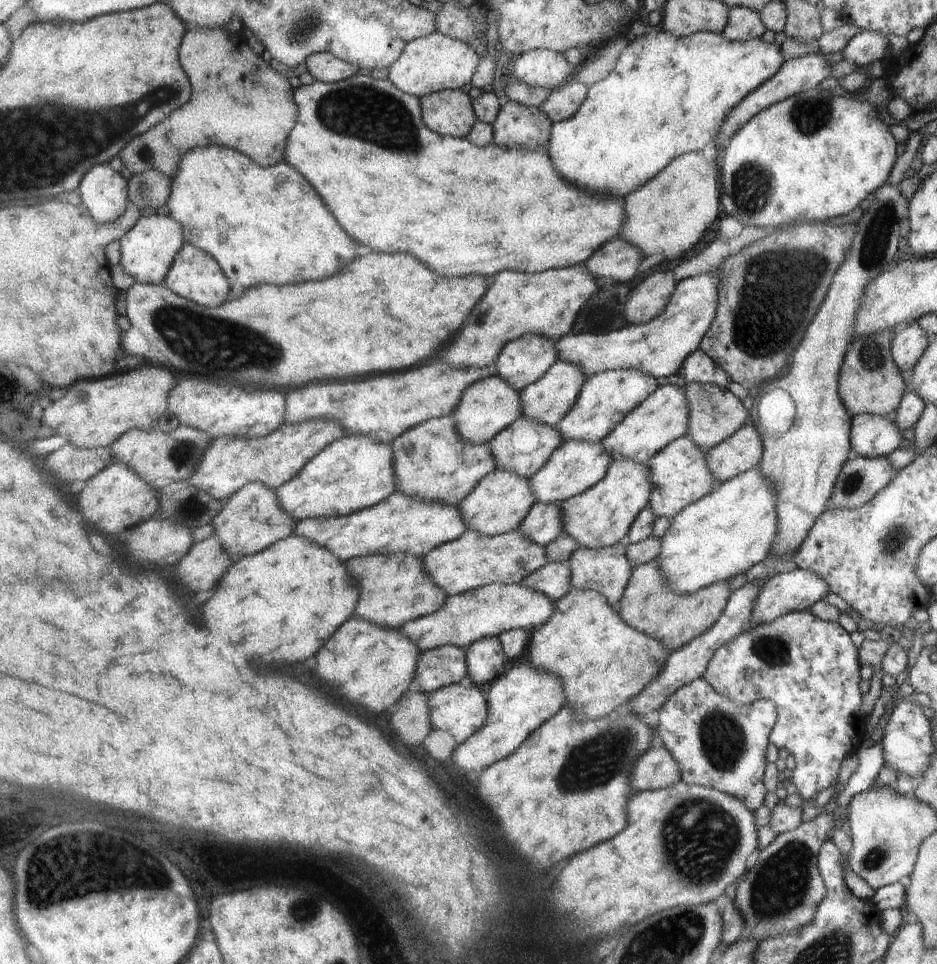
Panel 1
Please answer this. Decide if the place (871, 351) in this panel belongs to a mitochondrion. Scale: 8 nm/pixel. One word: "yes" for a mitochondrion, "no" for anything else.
yes

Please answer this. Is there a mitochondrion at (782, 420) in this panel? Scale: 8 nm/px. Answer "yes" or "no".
no

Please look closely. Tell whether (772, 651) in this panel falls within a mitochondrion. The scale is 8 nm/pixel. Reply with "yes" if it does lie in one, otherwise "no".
yes

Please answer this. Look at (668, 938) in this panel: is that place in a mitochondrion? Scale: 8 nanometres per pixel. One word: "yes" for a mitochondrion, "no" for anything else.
yes

